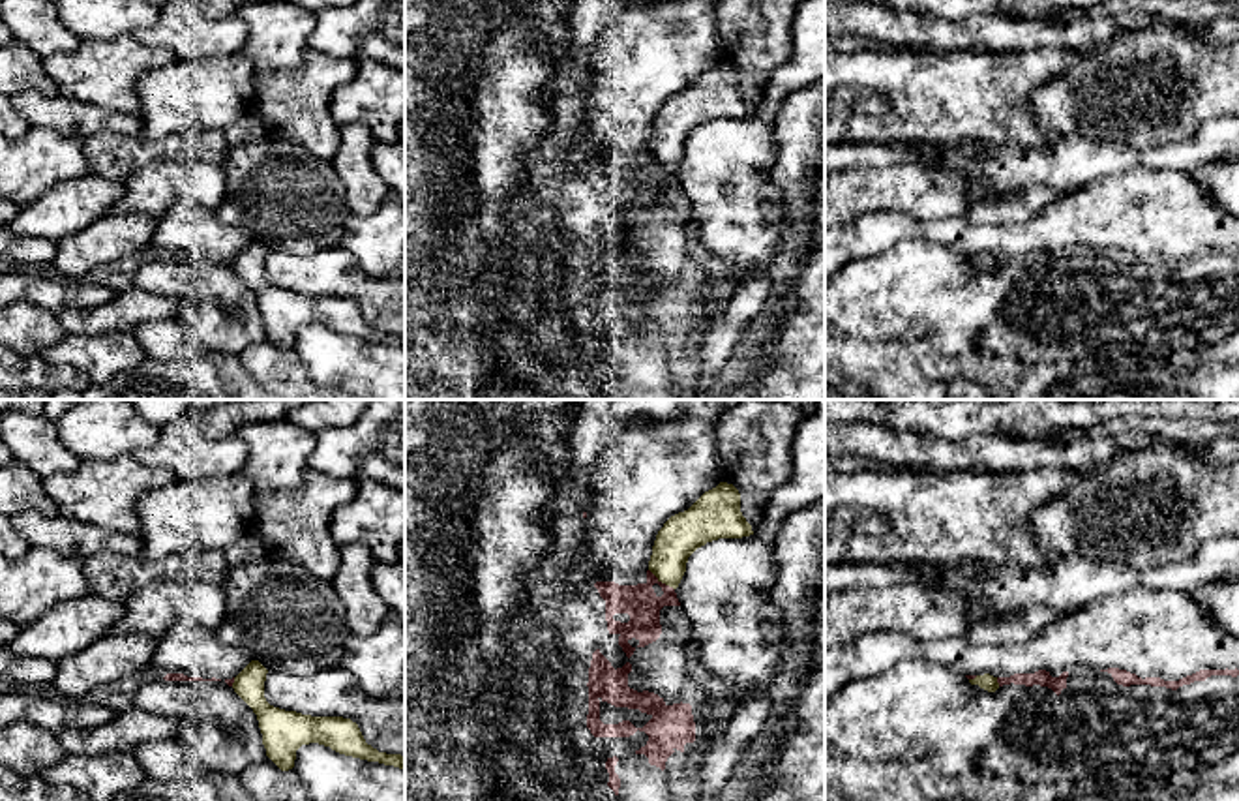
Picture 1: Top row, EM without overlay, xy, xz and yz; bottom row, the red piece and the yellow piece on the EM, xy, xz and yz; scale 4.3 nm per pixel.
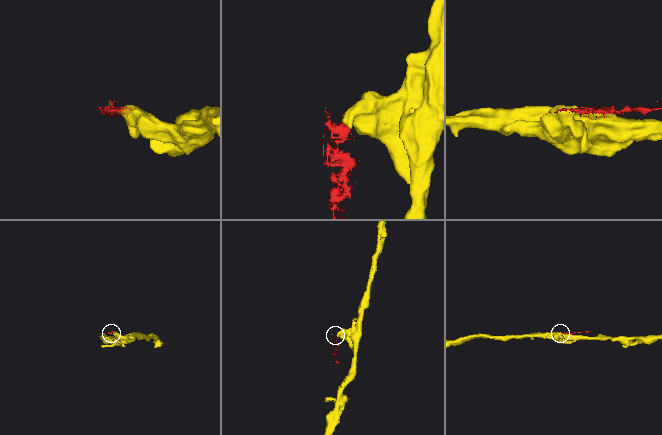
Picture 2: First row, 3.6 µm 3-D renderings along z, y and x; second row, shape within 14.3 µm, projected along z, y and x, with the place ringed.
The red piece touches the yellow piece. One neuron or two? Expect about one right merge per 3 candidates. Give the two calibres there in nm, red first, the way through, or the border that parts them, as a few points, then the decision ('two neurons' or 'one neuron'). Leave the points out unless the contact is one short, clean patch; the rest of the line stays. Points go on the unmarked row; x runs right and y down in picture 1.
150/180 nm | along xz (649, 149), (673, 169) | two neurons

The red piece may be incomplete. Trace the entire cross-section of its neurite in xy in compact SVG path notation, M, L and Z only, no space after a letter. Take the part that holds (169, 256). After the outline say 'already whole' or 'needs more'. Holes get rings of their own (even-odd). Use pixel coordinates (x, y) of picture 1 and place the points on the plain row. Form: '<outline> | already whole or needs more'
M178 201L157 218L150 246L165 251L165 261L225 261L253 240L251 233L223 223L216 212L193 201Z | needs more

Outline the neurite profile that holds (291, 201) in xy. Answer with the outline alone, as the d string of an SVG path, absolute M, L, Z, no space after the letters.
M266 135L253 144L232 144L223 174L225 201L217 208L217 218L249 231L268 251L309 255L341 244L351 212L345 184L330 161L315 158L300 144Z

